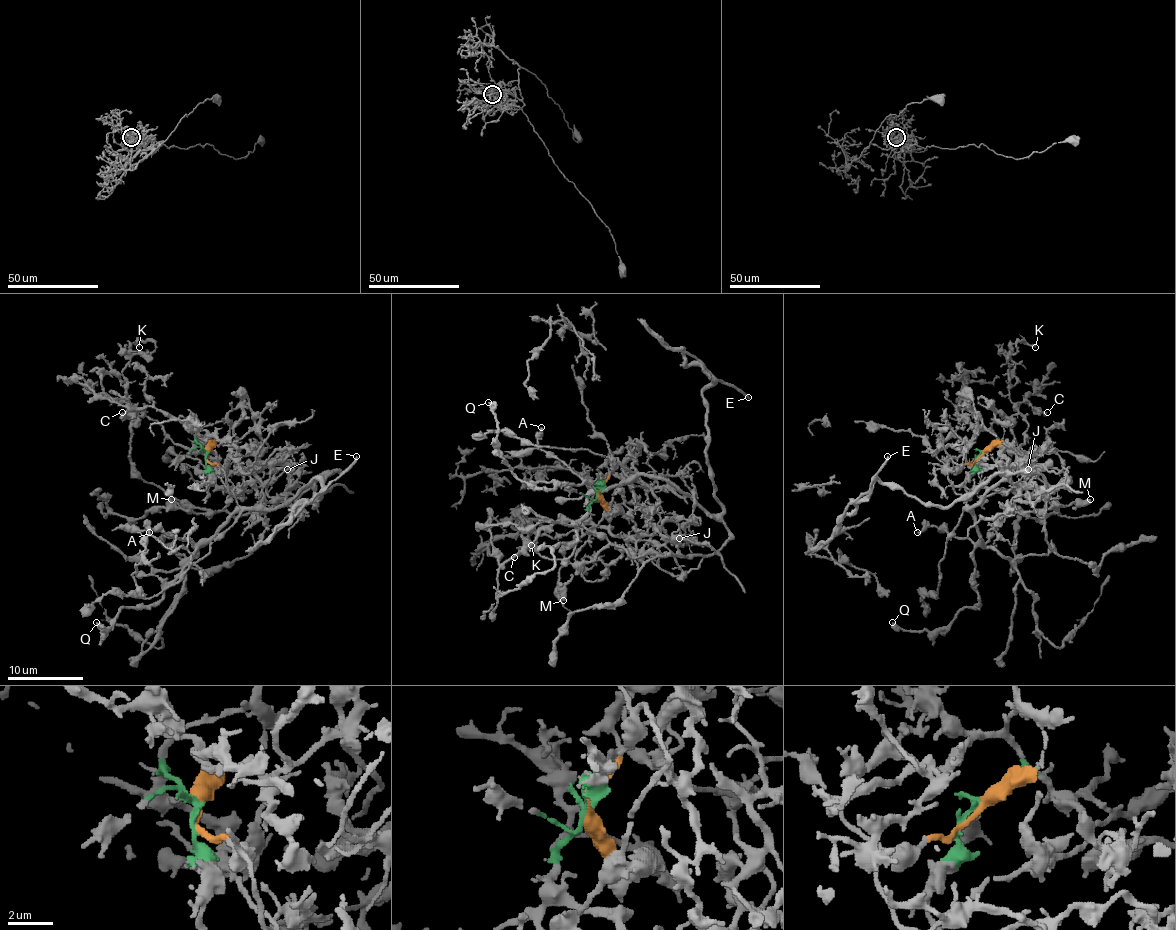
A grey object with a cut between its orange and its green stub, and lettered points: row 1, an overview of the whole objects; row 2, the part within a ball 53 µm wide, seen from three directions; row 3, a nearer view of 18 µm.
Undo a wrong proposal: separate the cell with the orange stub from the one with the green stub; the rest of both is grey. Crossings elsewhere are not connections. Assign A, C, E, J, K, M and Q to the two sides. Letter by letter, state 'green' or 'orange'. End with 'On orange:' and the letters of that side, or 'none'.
A: orange
C: green
E: orange
J: green
K: green
M: orange
Q: orange
On orange: A, E, M, Q

